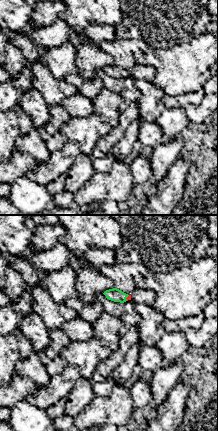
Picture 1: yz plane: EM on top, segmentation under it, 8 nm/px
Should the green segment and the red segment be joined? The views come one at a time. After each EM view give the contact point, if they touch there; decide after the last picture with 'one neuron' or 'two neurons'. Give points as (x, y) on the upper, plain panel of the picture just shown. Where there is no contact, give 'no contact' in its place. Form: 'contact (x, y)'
contact (126, 73)

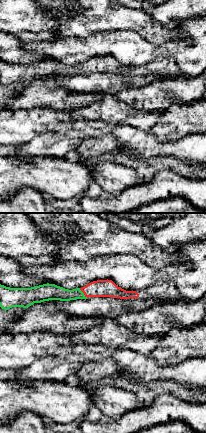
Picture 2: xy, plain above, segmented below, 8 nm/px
contact (83, 70)

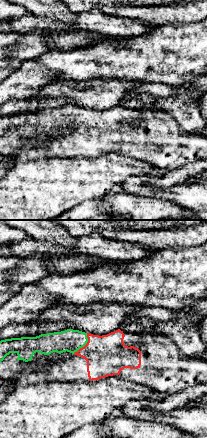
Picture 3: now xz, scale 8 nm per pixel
contact (84, 121)

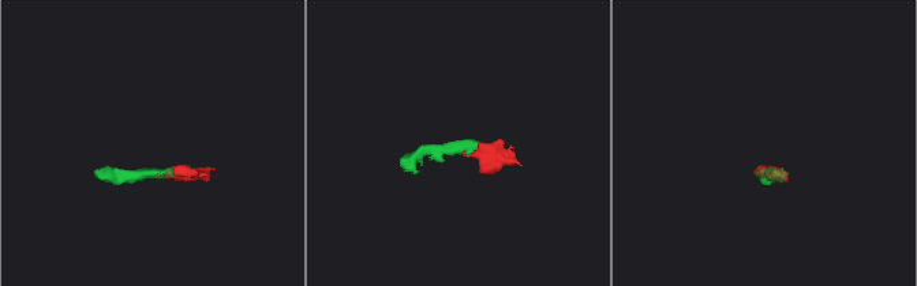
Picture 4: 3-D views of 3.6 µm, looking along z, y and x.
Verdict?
one neuron

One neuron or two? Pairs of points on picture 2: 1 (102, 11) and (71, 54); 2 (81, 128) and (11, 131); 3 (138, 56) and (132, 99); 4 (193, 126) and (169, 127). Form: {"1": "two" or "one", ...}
{"1": "two", "2": "one", "3": "two", "4": "one"}

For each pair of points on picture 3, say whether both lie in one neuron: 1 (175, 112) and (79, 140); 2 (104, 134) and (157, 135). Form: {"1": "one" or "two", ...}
{"1": "two", "2": "one"}

